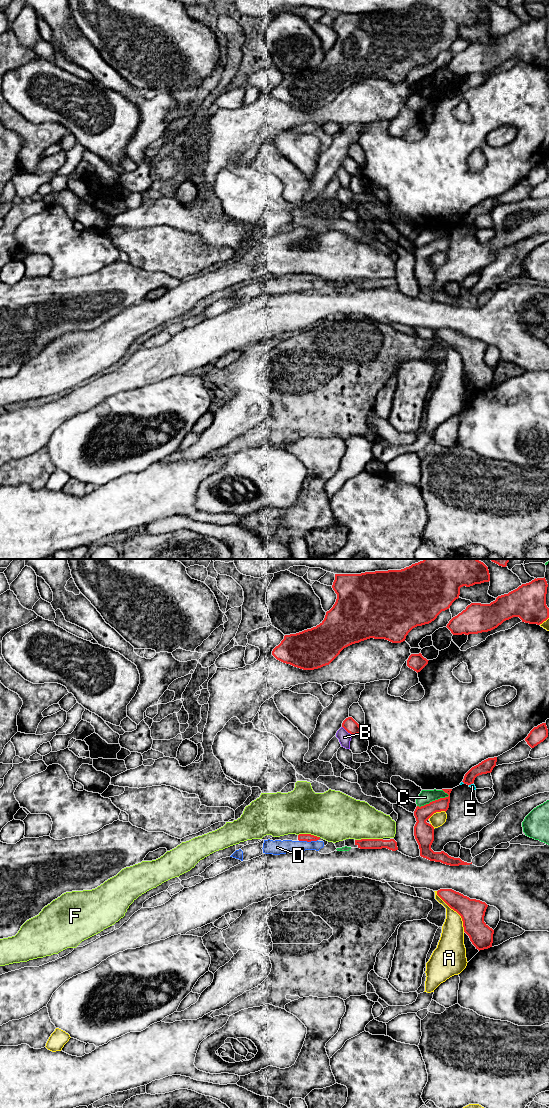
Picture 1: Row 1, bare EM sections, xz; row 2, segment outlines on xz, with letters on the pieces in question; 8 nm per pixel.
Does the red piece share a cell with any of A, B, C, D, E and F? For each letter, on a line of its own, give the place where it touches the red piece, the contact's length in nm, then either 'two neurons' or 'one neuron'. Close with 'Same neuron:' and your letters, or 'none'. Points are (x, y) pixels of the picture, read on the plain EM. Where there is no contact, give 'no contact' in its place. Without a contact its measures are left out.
A: xz (455, 350) | 400 nm | two neurons
B: xz (347, 171) | 120 nm | two neurons
C: xz (433, 241) | 280 nm | two neurons
D: xz (308, 281) | 150 nm | one neuron
E: xz (470, 224) | 40 nm | two neurons
F: xz (368, 279) | 220 nm | two neurons
Same neuron: D

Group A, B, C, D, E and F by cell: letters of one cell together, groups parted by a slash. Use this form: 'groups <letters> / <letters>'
groups A / B / C / D / E / F

